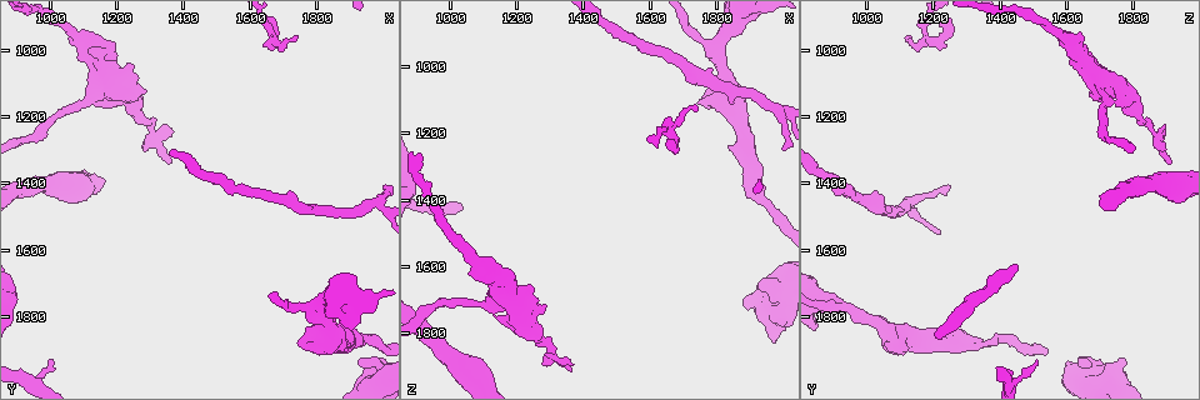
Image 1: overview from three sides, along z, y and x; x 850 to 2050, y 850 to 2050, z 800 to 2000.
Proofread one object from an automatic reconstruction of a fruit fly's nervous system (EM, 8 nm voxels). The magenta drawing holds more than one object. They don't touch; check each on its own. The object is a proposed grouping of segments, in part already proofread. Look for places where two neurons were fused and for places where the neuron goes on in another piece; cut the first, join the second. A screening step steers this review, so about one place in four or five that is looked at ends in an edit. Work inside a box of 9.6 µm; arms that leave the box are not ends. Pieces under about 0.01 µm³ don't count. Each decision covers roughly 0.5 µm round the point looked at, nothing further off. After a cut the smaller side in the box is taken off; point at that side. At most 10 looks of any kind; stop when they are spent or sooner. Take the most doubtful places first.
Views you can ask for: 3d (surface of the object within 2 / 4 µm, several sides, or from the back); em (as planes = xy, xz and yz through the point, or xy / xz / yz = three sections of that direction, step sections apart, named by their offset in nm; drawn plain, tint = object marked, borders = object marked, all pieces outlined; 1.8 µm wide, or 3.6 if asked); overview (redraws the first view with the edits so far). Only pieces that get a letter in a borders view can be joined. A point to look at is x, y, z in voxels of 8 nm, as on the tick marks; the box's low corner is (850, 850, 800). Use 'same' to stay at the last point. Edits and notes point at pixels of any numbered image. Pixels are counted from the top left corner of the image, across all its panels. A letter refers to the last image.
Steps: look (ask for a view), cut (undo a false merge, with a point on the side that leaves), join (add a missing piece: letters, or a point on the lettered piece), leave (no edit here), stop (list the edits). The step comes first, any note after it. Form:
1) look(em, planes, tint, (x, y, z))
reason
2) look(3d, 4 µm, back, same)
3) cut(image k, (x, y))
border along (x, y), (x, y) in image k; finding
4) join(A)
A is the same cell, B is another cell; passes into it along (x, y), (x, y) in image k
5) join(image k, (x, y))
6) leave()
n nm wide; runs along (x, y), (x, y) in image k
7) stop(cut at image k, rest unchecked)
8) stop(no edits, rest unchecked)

look(3d, 2 µm, (1150, 1160, 1760))

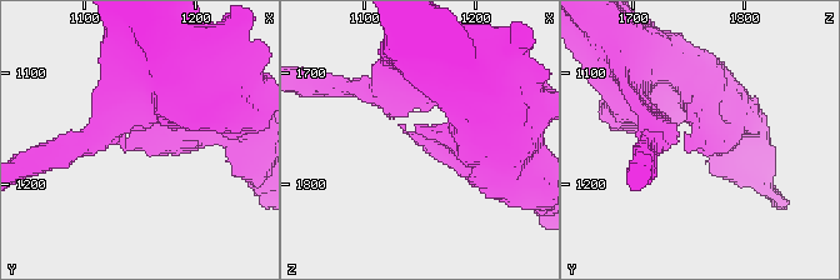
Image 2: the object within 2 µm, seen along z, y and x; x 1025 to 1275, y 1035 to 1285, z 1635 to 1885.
look(em, xz, step 16, tint, (1148, 1164, 1764))

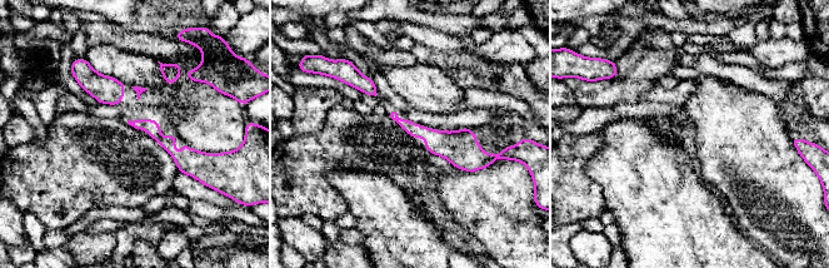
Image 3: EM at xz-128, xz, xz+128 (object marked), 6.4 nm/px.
look(em, planes, borders, same)

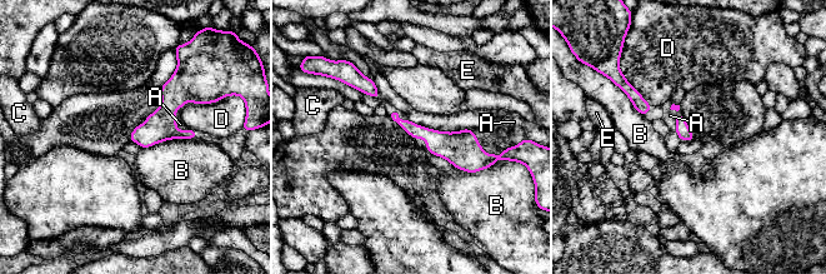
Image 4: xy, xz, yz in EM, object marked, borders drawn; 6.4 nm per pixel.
join(A)
B touches over 360 nm; A is the same cell, B, C, D and E are other cells; passes into it along (195, 81), (174, 114), (180, 124) in image 4; the neuron continues

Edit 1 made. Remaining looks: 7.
look(em, planes, tint, (1940, 1930, 1670))

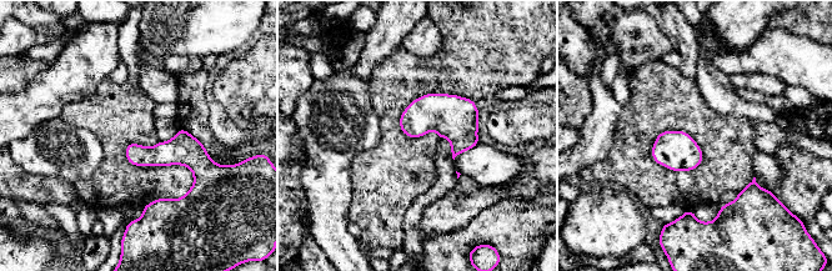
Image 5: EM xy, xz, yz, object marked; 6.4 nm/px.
look(em, planes, borders, same)

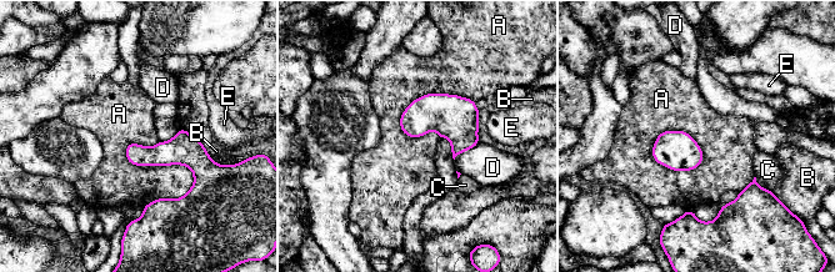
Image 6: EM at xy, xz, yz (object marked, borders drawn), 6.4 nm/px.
leave()
140 nm wide; A touches over 500 nm; A, B, C, D and E are other cells; no lettered piece goes on from it

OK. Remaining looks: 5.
look(3d, 4 µm, (1000, 1940, 1510))
tapers out

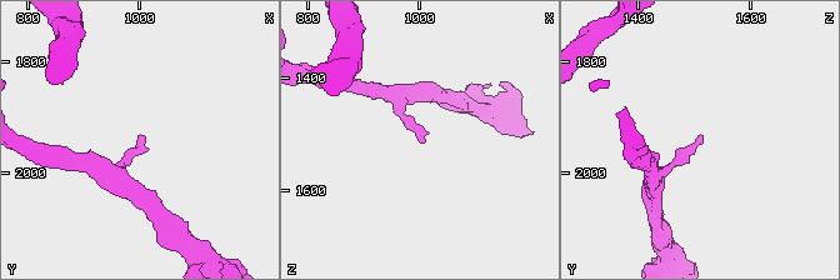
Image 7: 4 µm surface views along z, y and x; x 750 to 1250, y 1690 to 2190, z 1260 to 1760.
look(em, planes, borders, (995, 1935, 1510))
now the EM

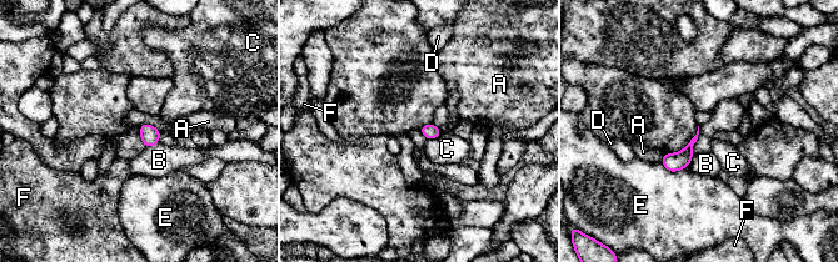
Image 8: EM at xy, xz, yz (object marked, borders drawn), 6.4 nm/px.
leave()
A, B, C, D, E and F are other cells; border along (442, 134), (427, 140) in image 8; none of them fits

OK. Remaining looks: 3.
look(em, 3.6 µm, xz, step 4, borders, (1370, 1330, 1920))

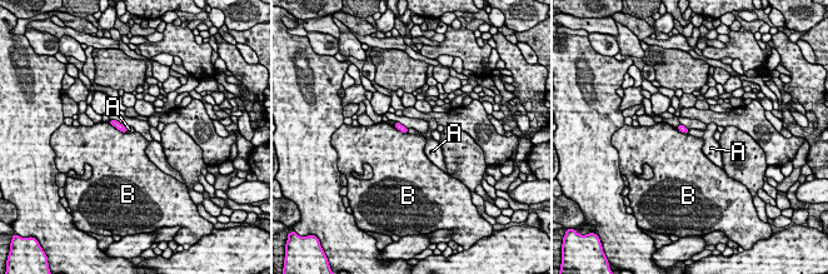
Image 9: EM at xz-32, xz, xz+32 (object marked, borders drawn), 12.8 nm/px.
look(em, 3.6 µm, planes, borders, same)
another direction

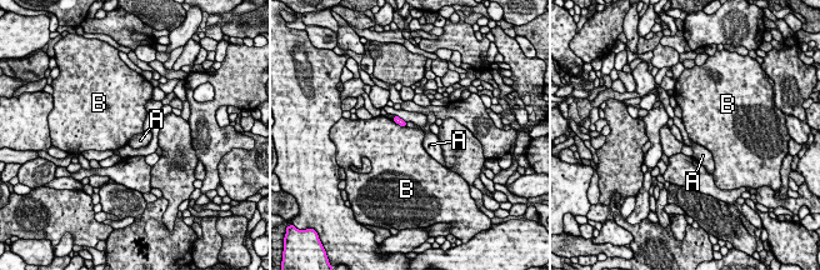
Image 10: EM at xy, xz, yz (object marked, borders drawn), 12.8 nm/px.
leave()
90 nm wide; A and B are other cells; border along (393, 119), (405, 126) in image 10; none of them fits

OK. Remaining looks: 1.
stop(join at image 4, rest unchecked)

